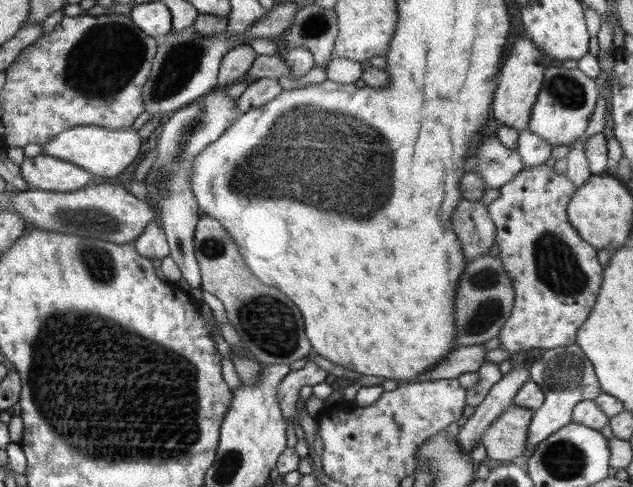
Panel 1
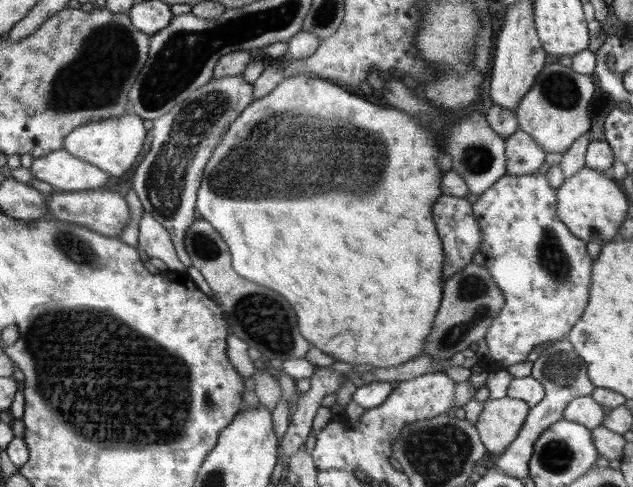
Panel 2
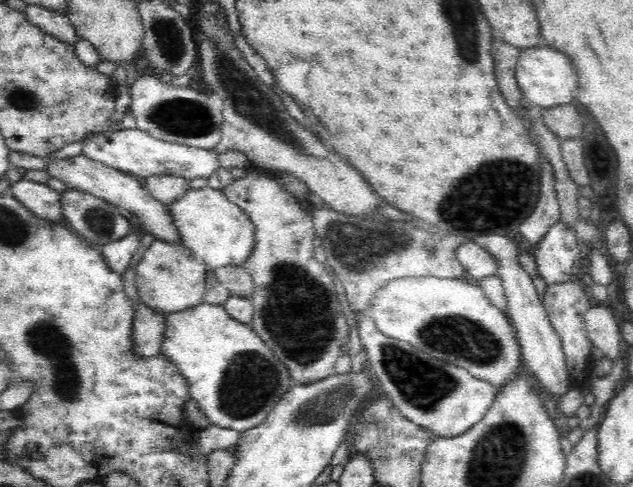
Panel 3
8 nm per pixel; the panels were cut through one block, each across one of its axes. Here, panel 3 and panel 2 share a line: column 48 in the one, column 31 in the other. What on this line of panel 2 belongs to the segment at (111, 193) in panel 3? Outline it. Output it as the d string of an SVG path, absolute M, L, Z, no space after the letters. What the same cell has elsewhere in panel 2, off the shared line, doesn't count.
M66 149L33 158L30 172L38 179L65 192L100 188L109 174L101 168L72 156Z

